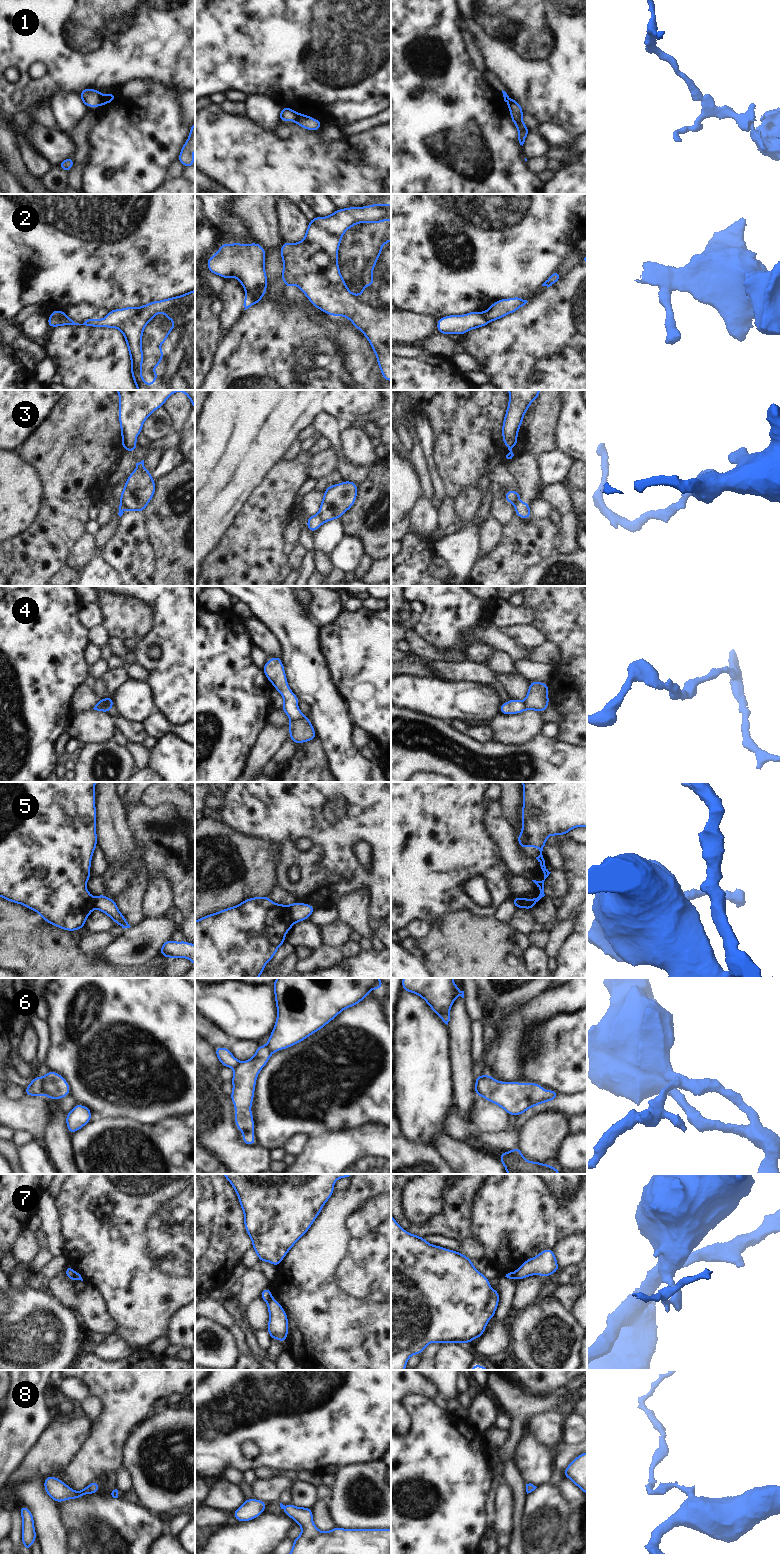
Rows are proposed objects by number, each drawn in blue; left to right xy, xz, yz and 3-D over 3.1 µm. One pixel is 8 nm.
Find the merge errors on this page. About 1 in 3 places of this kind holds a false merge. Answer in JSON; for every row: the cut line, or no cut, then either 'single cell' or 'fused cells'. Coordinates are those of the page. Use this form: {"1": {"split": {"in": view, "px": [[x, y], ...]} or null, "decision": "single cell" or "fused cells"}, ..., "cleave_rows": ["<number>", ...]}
{"1": {"split": {"in": "xy", "px": [[105, 96], [102, 103]]}, "decision": "fused cells"}, "2": {"split": {"in": "xz", "px": [[246, 290], [256, 289], [262, 295]]}, "decision": "fused cells"}, "3": {"split": {"in": "xz", "px": [[318, 513], [324, 522]]}, "decision": "fused cells"}, "4": {"split": {"in": "xy", "px": [[97, 702], [100, 707], [110, 707]]}, "decision": "fused cells"}, "5": {"split": {"in": "xz", "px": [[288, 906], [293, 923]]}, "decision": "fused cells"}, "6": {"split": {"in": "xy", "px": [[41, 1078], [43, 1094]]}, "decision": "fused cells"}, "7": {"split": {"in": "xz", "px": [[271, 1297], [266, 1301]]}, "decision": "fused cells"}, "8": {"split": null, "decision": "single cell"}, "cleave_rows": ["1", "2", "3", "4", "5", "6", "7"]}

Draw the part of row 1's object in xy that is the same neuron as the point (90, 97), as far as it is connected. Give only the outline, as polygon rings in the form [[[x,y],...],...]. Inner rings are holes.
[[[84,88],[80,93],[80,98],[86,107],[101,107],[105,96],[93,88]]]

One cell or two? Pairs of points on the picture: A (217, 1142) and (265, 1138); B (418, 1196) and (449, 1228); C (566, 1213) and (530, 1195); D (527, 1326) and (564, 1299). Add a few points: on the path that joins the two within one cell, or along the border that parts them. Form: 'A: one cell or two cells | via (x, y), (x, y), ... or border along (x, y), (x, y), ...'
A: two cells | border along (256, 1144), (267, 1150)
B: two cells | border along (443, 1191), (442, 1209), (420, 1223), (413, 1222)
C: one cell | via (557, 1213), (553, 1213), (543, 1203), (539, 1203)
D: two cells | border along (552, 1296), (571, 1313)

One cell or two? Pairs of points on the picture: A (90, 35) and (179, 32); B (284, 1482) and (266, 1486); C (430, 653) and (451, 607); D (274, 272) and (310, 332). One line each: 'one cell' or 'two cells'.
A: one cell
B: one cell
C: two cells
D: two cells

